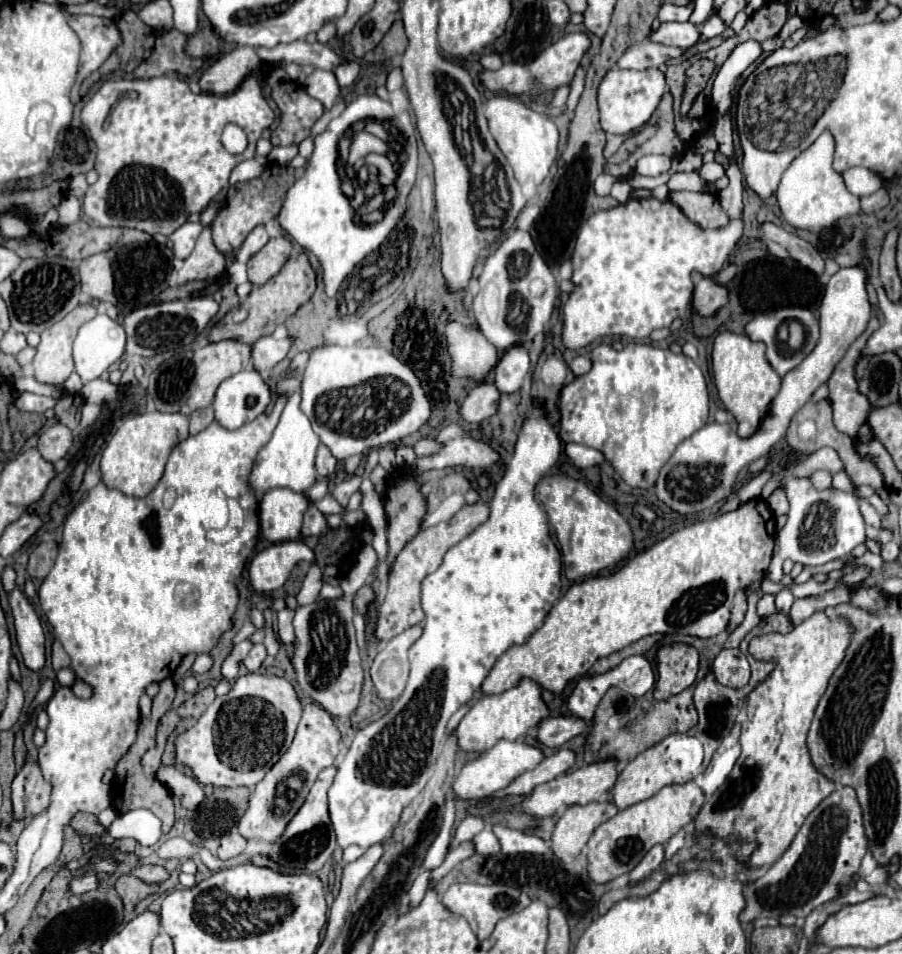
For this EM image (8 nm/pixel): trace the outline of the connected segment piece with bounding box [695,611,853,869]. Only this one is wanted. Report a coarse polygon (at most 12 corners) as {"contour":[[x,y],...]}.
{"contour":[[819,611],[749,641],[741,757],[695,829],[777,861],[835,789],[807,731],[851,645]]}

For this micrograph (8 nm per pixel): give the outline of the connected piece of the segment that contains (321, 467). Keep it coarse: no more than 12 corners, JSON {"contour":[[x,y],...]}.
{"contour":[[319,445],[315,469],[319,477],[335,471],[335,457],[325,445]]}

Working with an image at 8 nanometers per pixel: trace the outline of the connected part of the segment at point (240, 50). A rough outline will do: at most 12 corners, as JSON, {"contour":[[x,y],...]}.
{"contour":[[235,47],[199,79],[207,93],[233,93],[259,67],[253,47]]}

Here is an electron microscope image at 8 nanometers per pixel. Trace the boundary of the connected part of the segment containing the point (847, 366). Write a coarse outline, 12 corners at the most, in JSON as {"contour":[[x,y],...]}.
{"contour":[[869,337],[853,341],[829,379],[837,431],[857,439],[871,411],[855,363]]}

